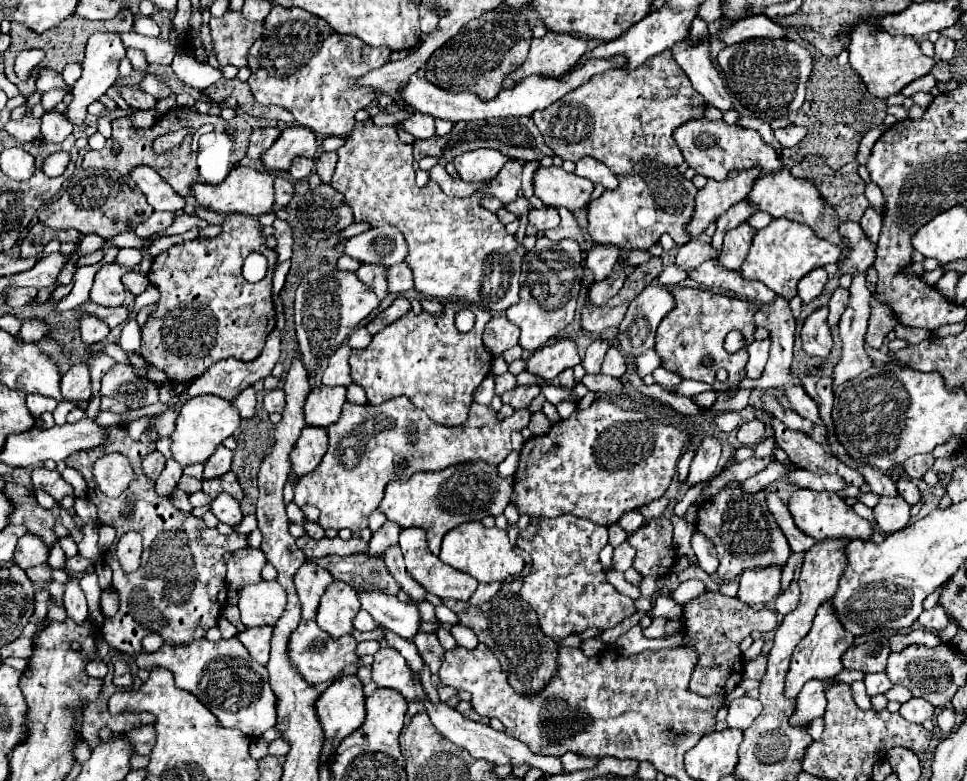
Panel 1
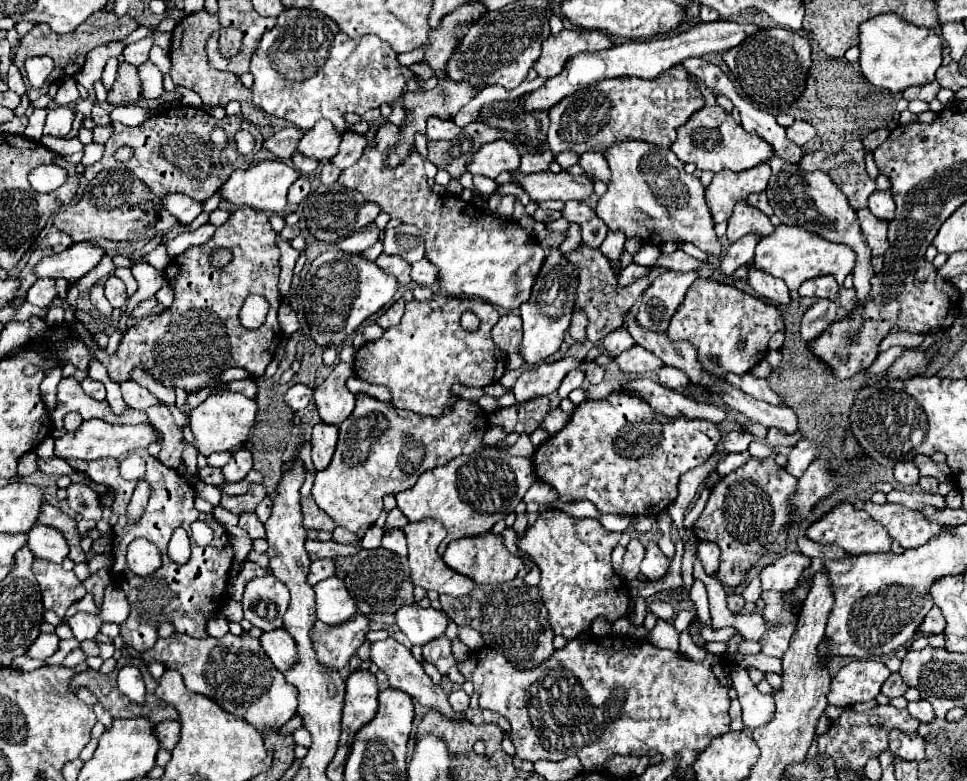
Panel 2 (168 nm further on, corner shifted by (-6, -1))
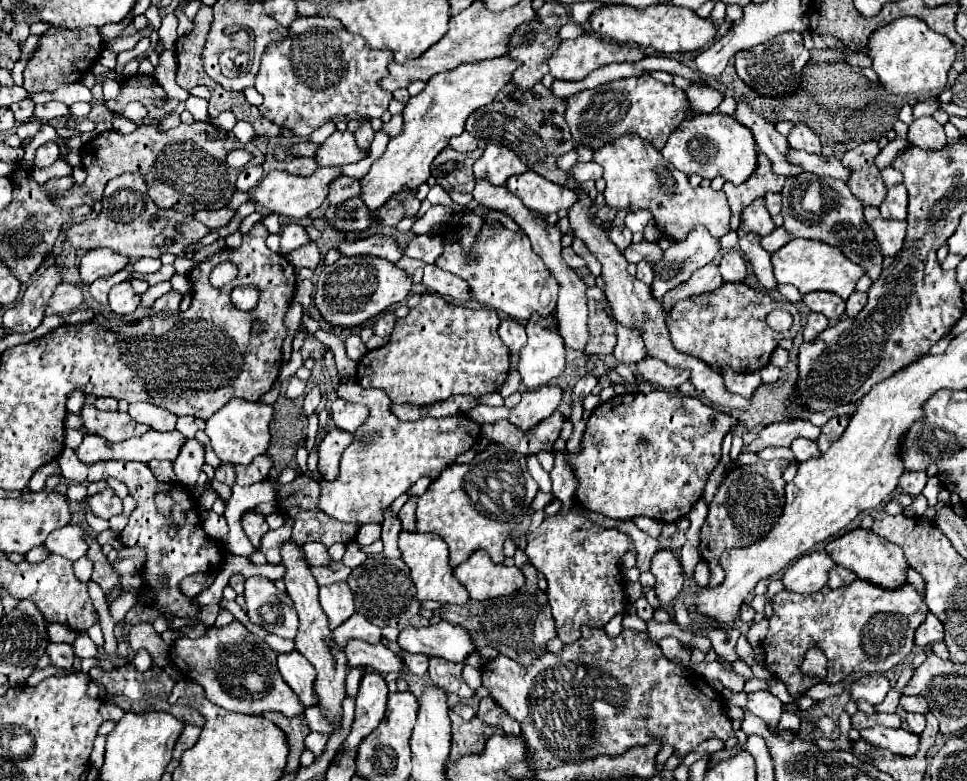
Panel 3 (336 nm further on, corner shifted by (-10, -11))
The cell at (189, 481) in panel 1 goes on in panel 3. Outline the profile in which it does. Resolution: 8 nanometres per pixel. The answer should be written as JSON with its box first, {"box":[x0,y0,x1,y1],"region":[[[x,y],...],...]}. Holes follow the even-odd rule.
{"box":[215,464,235,486],"region":[[[221,464],[215,472],[215,480],[217,482],[223,482],[227,486],[233,486],[235,484],[235,470],[231,464]]]}

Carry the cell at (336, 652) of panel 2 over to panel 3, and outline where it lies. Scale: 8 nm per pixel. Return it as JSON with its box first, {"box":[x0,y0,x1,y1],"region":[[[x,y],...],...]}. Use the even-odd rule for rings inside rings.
{"box":[331,614,381,650],"region":[[[353,614],[339,628],[335,628],[331,632],[331,636],[333,636],[333,644],[339,650],[345,650],[345,646],[347,646],[349,640],[365,640],[369,644],[377,644],[381,640],[381,628],[377,628],[375,624],[371,624],[365,616]]]}

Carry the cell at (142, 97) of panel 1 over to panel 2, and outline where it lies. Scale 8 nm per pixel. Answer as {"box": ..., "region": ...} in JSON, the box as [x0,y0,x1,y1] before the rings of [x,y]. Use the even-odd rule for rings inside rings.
{"box":[107,62,141,106],"region":[[[123,62],[119,66],[119,74],[113,88],[107,92],[107,102],[113,106],[125,106],[137,104],[139,100],[141,100],[141,80],[137,68]]]}

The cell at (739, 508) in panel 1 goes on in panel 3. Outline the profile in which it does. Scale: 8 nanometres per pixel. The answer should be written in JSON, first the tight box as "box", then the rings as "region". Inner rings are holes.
{"box":[699,460,787,588],"region":[[[759,460],[753,466],[737,466],[731,470],[723,484],[719,486],[711,506],[709,506],[709,516],[705,526],[701,528],[701,544],[699,552],[701,558],[709,562],[711,566],[711,582],[709,588],[717,588],[725,580],[725,572],[721,568],[719,556],[725,550],[733,548],[745,548],[763,536],[771,532],[771,528],[777,524],[783,506],[785,506],[785,480],[783,472],[787,468],[787,460]]]}

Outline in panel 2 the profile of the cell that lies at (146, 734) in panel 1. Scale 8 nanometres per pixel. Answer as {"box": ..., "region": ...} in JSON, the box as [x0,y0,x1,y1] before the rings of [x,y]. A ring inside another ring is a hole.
{"box":[155,720,181,750],"region":[[[167,720],[167,722],[159,722],[155,726],[155,734],[161,742],[161,748],[173,750],[175,744],[179,742],[179,730],[181,730],[181,722],[179,720]]]}

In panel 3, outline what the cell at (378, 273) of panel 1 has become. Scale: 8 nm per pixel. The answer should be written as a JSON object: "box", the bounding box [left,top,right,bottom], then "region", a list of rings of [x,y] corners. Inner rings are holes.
{"box":[395,258,423,284],"region":[[[401,258],[401,260],[399,260],[395,266],[399,266],[401,270],[405,270],[405,272],[411,276],[413,284],[419,284],[419,282],[421,282],[421,276],[423,276],[423,264],[421,264],[421,260]]]}

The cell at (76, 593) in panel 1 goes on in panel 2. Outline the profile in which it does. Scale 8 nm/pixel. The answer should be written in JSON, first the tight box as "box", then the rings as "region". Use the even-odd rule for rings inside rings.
{"box":[67,612,101,642],"region":[[[77,612],[75,616],[71,616],[67,620],[67,624],[71,626],[73,636],[79,642],[83,642],[83,640],[95,640],[95,636],[99,634],[99,628],[101,628],[99,616],[91,616],[91,614],[85,614],[85,612]]]}

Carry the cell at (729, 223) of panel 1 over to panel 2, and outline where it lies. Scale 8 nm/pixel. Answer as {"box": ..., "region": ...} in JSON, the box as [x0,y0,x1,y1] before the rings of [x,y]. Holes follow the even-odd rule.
{"box":[747,192,773,216],"region":[[[759,192],[759,194],[751,194],[747,200],[749,200],[749,204],[751,204],[751,206],[759,208],[763,214],[767,214],[767,216],[773,216],[773,208],[769,206],[765,192]]]}

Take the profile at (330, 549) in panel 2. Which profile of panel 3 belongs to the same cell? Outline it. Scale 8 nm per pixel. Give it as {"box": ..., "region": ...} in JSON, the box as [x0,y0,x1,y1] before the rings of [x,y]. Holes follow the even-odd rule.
{"box":[305,542,333,566],"region":[[[319,542],[305,544],[305,556],[307,556],[309,566],[327,566],[327,564],[333,564],[333,560],[331,560],[331,556],[327,552],[327,546],[319,544]]]}

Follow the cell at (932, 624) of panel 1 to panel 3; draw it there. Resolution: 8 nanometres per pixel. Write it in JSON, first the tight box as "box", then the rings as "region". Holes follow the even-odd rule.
{"box":[915,612,943,646],"region":[[[929,612],[925,622],[919,626],[919,632],[915,632],[915,644],[929,646],[935,642],[943,642],[943,624]]]}

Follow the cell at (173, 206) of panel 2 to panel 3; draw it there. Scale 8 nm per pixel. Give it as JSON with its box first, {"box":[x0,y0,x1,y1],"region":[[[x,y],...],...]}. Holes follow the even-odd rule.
{"box":[193,208,233,230],"region":[[[221,208],[221,210],[199,210],[199,212],[195,212],[193,216],[201,222],[201,224],[205,224],[207,228],[211,228],[211,230],[215,230],[215,228],[221,228],[221,226],[225,226],[231,218],[233,218],[233,210],[229,210],[229,208]]]}

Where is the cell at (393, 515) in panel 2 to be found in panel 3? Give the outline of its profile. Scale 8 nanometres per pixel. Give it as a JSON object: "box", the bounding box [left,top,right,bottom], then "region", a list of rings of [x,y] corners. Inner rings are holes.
{"box":[397,498,417,532],"region":[[[417,498],[407,500],[397,516],[401,520],[401,528],[405,532],[415,532],[415,504],[417,504]]]}

